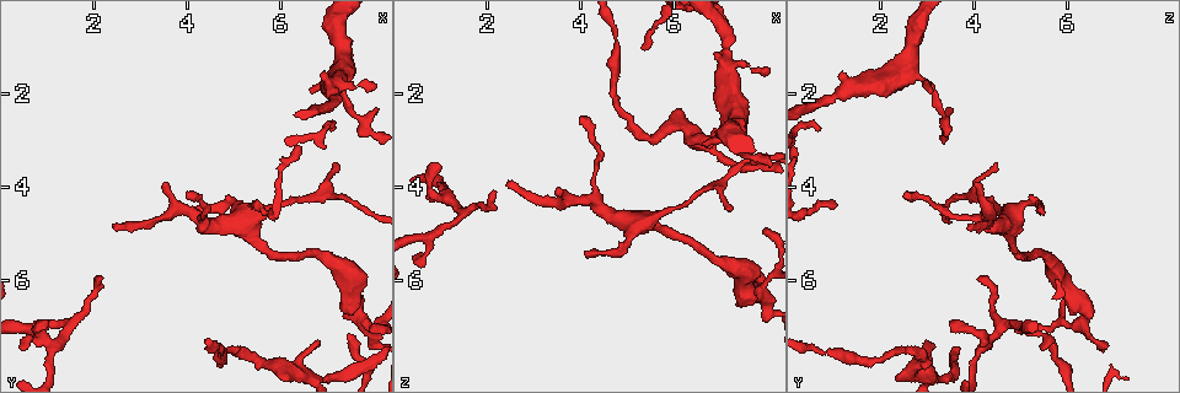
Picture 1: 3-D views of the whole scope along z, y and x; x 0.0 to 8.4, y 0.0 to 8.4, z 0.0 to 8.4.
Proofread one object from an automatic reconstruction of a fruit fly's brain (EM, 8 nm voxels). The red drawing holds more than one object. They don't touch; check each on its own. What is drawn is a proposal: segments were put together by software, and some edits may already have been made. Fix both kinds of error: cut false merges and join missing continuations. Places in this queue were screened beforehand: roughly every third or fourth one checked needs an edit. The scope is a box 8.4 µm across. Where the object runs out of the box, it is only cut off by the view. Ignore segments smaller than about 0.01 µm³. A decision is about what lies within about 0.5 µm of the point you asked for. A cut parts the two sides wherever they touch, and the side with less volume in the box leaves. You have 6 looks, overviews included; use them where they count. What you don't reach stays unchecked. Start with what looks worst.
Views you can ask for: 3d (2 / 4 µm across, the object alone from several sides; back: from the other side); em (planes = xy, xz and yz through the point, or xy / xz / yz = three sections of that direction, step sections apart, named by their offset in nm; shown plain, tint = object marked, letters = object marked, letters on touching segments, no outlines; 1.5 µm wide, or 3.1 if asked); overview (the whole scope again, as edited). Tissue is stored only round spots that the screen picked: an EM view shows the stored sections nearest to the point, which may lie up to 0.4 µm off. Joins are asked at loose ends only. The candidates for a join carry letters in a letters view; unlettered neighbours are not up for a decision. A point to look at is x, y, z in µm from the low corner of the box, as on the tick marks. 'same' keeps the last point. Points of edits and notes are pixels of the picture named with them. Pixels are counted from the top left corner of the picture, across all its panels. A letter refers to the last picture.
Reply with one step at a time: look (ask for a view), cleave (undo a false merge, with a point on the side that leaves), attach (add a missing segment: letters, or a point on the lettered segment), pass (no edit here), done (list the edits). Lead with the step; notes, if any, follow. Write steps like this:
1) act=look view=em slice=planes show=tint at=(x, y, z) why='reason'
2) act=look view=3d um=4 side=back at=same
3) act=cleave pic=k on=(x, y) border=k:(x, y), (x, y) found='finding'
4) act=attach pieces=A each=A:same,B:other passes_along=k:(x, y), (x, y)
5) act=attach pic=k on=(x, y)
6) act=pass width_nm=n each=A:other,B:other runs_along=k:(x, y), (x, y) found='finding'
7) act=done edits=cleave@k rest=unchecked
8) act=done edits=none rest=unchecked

act=look view=3d um=2 at=(2.10, 6.00, 4.05) why='branch stops here'

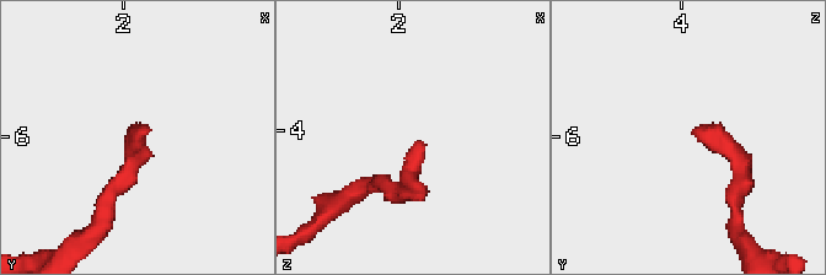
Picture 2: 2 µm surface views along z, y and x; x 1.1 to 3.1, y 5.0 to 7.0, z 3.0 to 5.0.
act=look view=em slice=planes show=letters at=(2.12, 5.96, 4.06) why='shape alone is not enough'

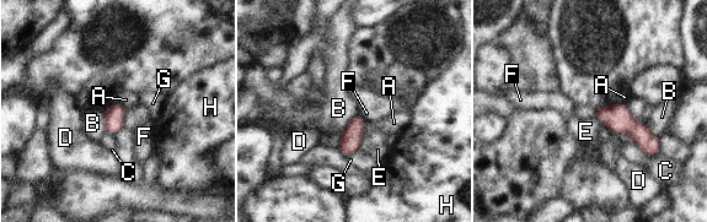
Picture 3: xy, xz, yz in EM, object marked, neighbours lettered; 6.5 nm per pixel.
act=pass each=A:other,B:other,C:other,D:other,E:other,F:other,G:other,H:other border=3:(357, 113), (343, 130), (337, 146) found='no lettered segment goes on from it'

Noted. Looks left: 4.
act=look view=em slice=xy step=8 show=tint at=(4.15, 4.60, 5.45) why='branch stops here'

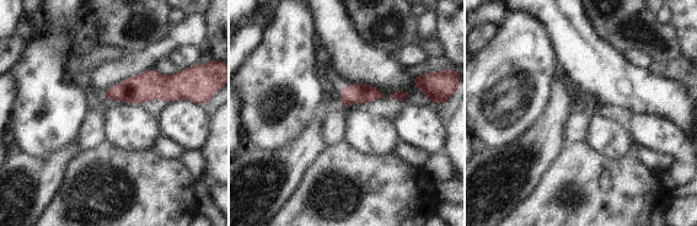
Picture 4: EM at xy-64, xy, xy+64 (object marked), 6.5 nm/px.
act=look view=em slice=planes show=letters at=same

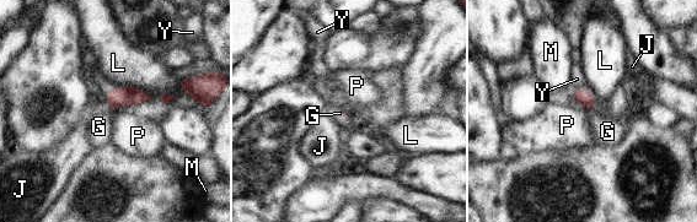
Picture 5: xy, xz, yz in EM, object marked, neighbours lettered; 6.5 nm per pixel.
act=pass each=G:other,J:other,L:other,M:other,P:other,Y:other border=5:(572, 97), (579, 104), (591, 109) found='none of them fits'

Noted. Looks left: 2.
act=look view=em slice=planes show=tint at=(7.15, 2.75, 0.65) why='branch stops here'

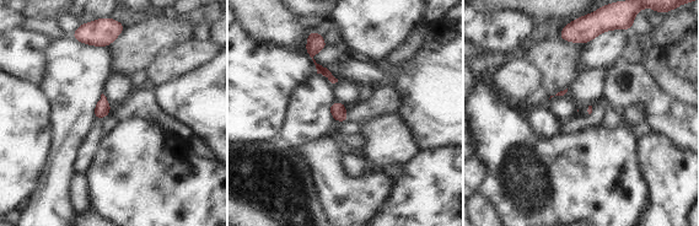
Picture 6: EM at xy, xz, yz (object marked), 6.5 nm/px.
act=look view=em slice=planes show=letters at=same why='see the neighbours'

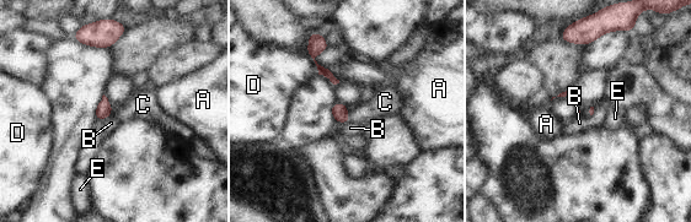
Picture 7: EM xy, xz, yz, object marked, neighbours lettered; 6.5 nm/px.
act=attach pieces=C longest_contact=D:160nm each=A:other,B:other,C:same,D:other,E:other found='it goes on there'

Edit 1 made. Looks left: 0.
act=done edits=attach@7 rest=unchecked

